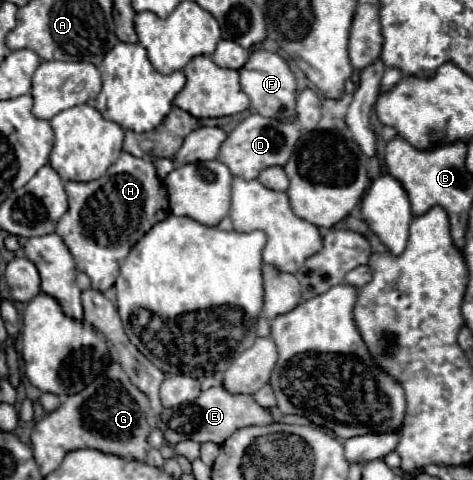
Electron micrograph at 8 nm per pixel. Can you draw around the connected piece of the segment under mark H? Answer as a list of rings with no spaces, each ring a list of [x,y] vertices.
[[[122,152],[108,172],[92,182],[66,182],[68,212],[56,226],[56,234],[64,240],[76,260],[78,270],[86,272],[92,288],[106,292],[114,286],[120,264],[130,248],[158,222],[170,214],[164,182],[156,176],[150,158],[136,158]]]

